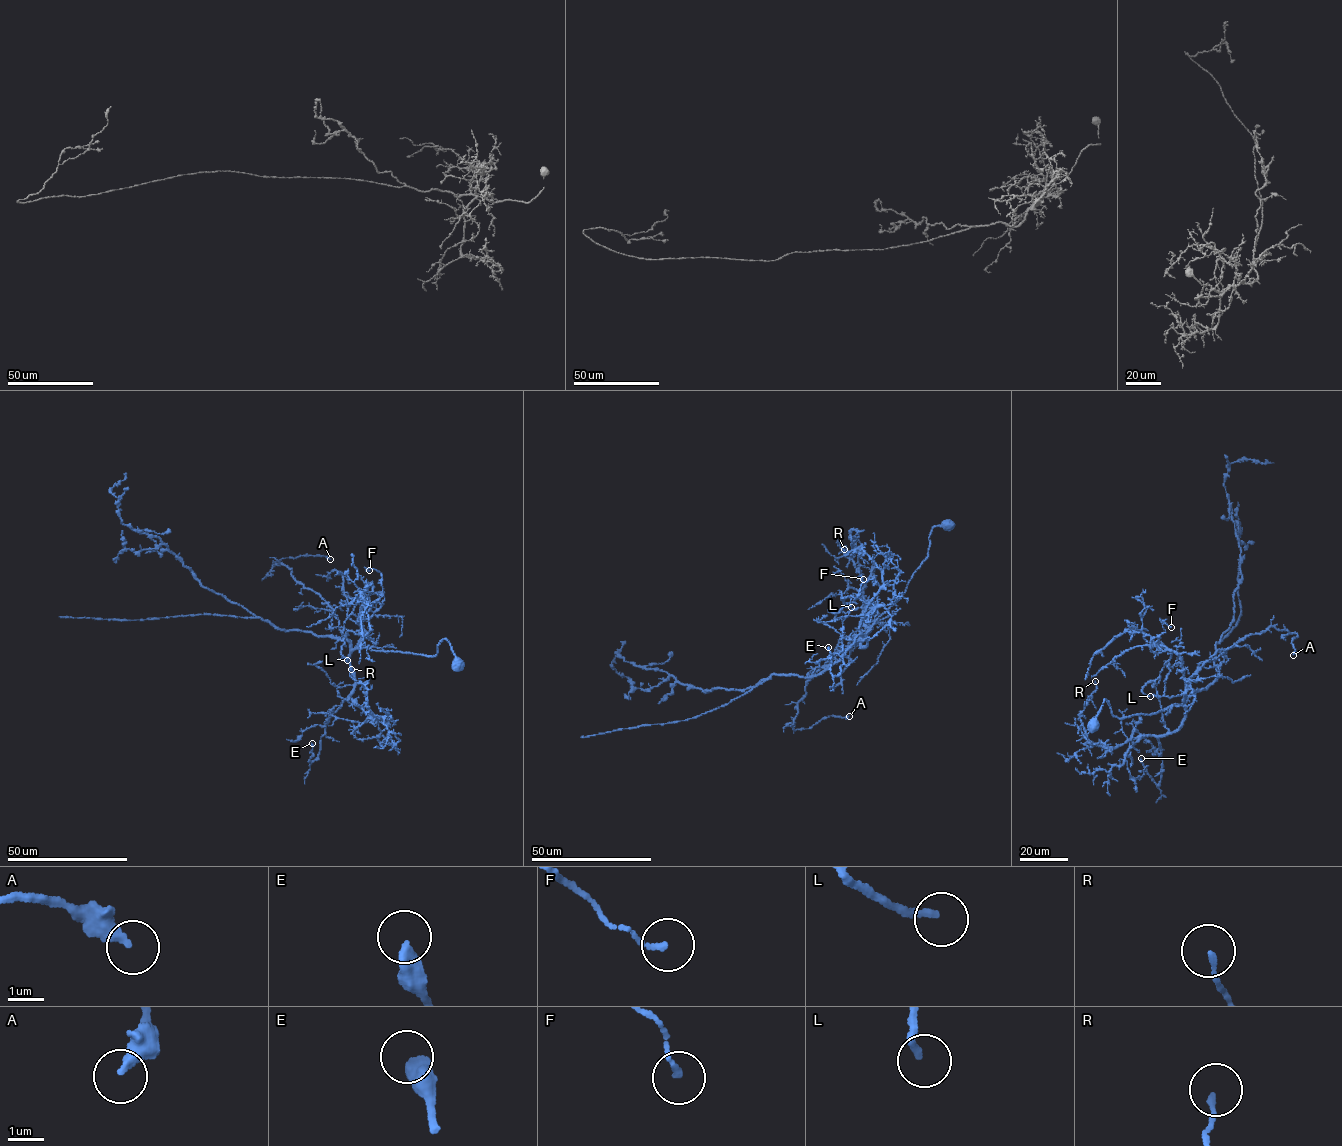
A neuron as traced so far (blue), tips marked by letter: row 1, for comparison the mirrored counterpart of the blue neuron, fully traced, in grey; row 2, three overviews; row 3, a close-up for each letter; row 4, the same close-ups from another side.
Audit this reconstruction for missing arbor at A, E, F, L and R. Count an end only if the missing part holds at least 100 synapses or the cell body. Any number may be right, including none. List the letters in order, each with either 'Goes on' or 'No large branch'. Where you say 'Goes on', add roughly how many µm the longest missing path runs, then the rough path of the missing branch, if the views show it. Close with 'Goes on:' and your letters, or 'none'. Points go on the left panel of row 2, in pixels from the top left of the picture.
A: No large branch
E: No large branch
F: No large branch
L: No large branch
R: No large branch
Goes on: none

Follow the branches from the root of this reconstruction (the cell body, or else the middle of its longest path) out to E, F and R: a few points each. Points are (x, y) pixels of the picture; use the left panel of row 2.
E: (458, 664), (445, 639), (431, 656), (356, 648), (350, 657), (355, 685), (331, 715), (310, 762), (312, 743)
F: (458, 664), (445, 639), (431, 656), (358, 648), (364, 596), (372, 602), (383, 595), (381, 573), (369, 570)
R: (458, 664), (445, 639), (434, 656), (351, 651), (350, 699), (379, 719), (351, 669)

